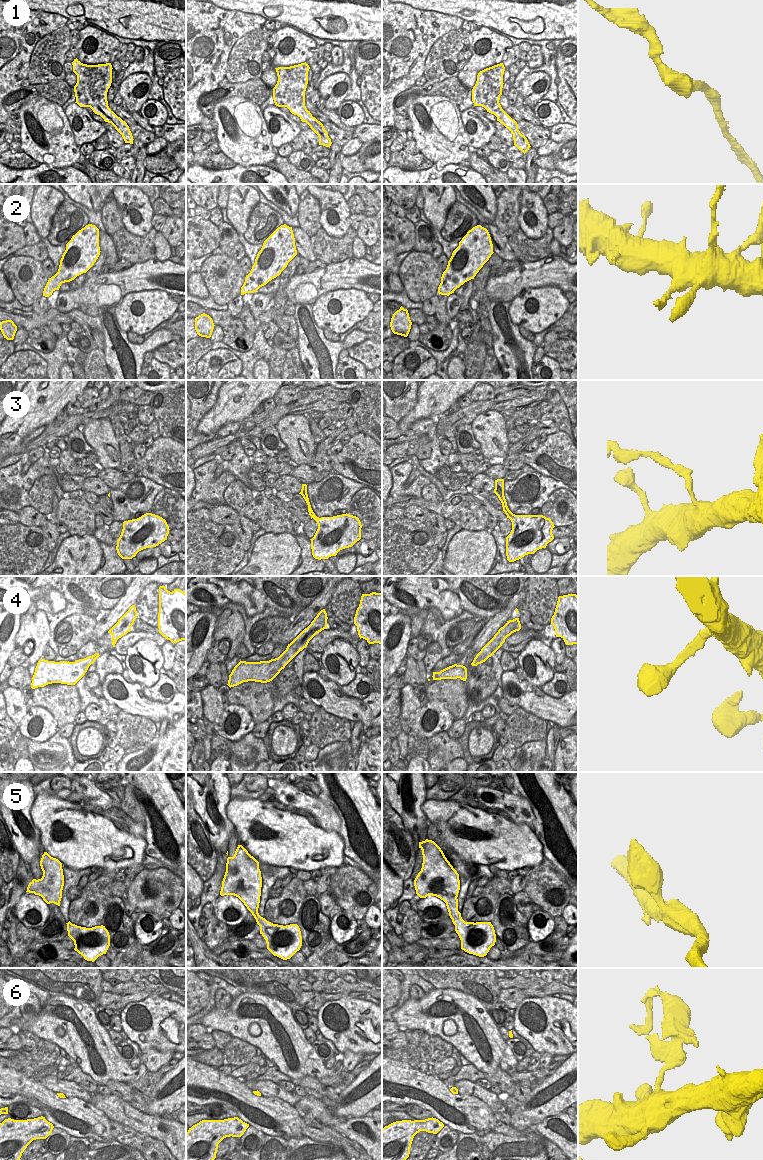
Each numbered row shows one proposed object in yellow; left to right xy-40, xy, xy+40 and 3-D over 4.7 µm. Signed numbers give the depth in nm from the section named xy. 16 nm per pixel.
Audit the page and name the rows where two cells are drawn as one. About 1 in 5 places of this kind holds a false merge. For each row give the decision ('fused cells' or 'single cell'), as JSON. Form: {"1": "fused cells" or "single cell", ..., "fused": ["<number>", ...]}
{"1": "single cell", "2": "single cell", "3": "fused cells", "4": "single cell", "5": "single cell", "6": "fused cells", "fused": ["3", "6"]}

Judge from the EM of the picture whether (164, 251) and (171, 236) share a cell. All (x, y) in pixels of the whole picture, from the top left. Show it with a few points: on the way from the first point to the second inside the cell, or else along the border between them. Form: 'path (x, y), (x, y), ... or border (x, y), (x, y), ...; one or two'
border (160, 231), (170, 246); two

